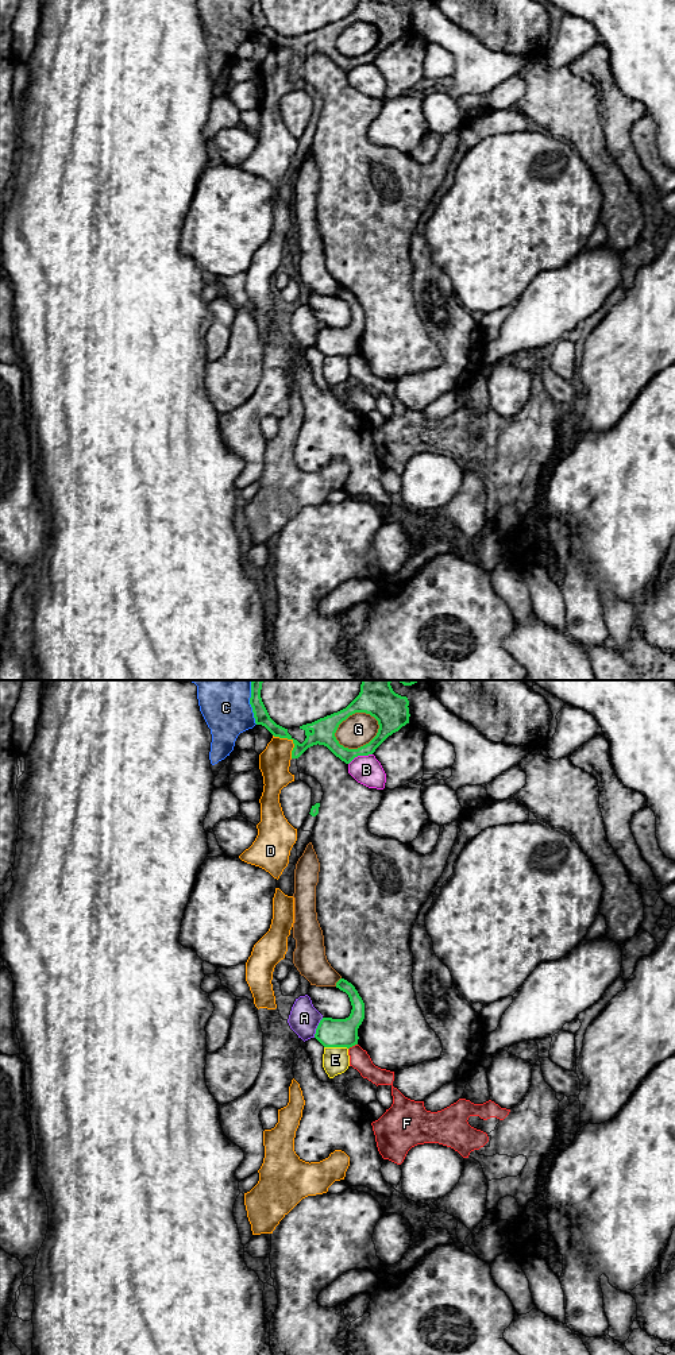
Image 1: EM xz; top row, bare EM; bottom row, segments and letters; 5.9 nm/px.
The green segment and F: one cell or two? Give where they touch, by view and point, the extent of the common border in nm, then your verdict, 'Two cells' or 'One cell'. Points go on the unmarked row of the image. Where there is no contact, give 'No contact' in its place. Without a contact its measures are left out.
Touches green at xz (353, 354). Shared border 70 nm. Two cells

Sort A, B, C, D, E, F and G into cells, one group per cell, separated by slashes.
A / B / C / D / E / F / G

